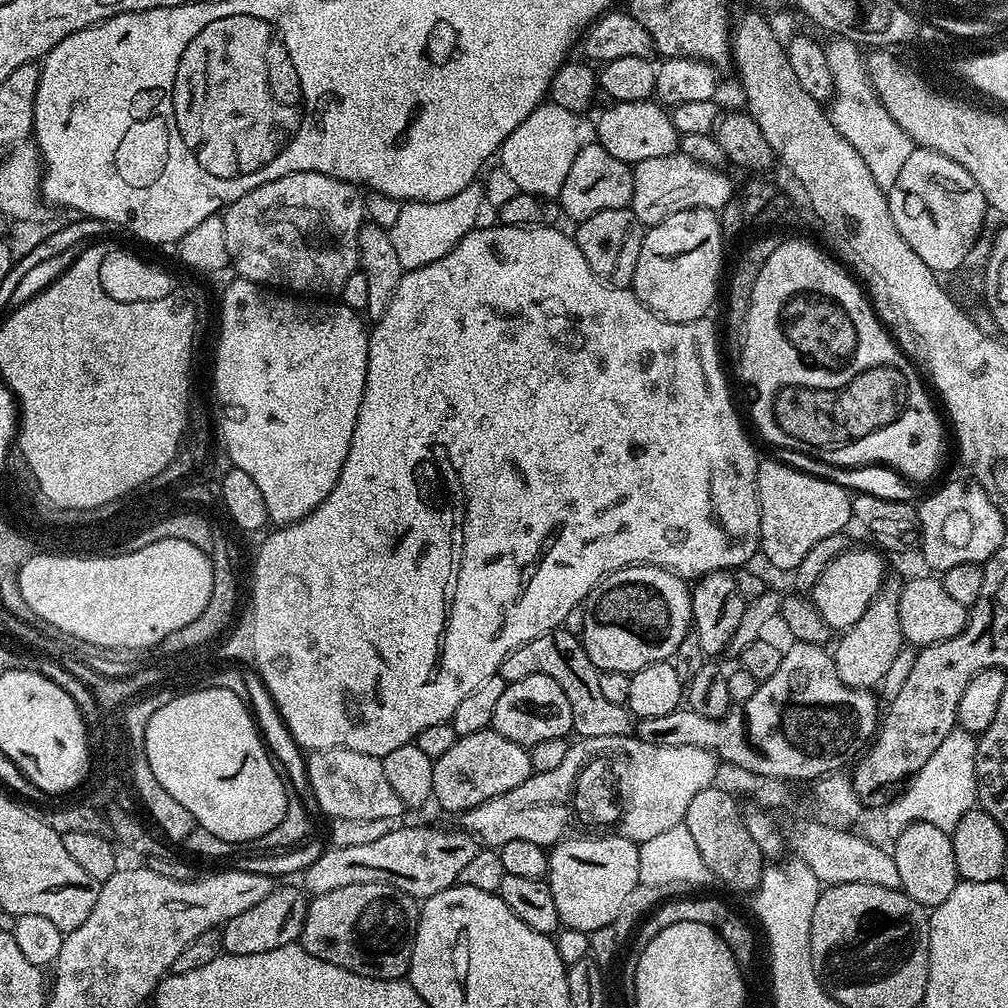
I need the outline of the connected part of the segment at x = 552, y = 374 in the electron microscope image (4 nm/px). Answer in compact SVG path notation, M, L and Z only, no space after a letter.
M497 223L497 224L496 224L496 225L495 225L495 227L496 227L496 228L483 228L483 226L477 226L477 227L475 227L475 228L473 228L473 229L472 229L472 231L470 231L470 232L468 232L468 233L467 233L467 234L466 234L466 238L462 238L462 242L458 242L458 246L454 246L454 250L450 250L450 254L446 254L446 255L445 255L445 256L443 256L443 258L442 258L442 259L441 259L441 260L439 260L439 261L438 261L438 262L430 262L430 263L429 263L429 264L427 264L427 265L426 265L426 266L422 266L422 267L421 267L421 268L410 268L410 269L407 269L407 271L405 271L405 273L404 273L404 276L403 276L403 277L402 277L402 278L401 278L401 280L400 280L400 281L399 281L399 282L398 282L398 290L394 290L394 298L390 298L390 306L386 306L386 310L385 310L385 311L384 311L384 312L383 312L383 314L381 314L381 315L380 315L380 317L378 317L378 319L377 319L377 320L376 320L376 321L375 321L375 323L373 323L373 324L376 324L376 325L374 325L374 326L373 326L373 328L372 328L372 325L371 325L371 328L370 328L370 331L369 331L369 332L368 332L368 333L367 333L367 338L368 338L368 365L367 365L367 366L366 366L366 382L365 382L365 383L364 383L364 397L363 397L363 398L362 398L362 406L361 406L361 407L360 407L360 409L359 409L359 410L358 410L358 422L357 422L357 423L356 423L356 425L355 425L355 426L354 426L354 438L350 438L350 450L349 450L349 451L348 451L348 453L347 453L347 454L346 454L346 462L345 462L345 463L344 463L344 465L343 465L343 466L342 466L342 470L341 470L341 471L340 471L340 477L339 477L339 478L338 478L338 482L337 482L337 483L336 483L336 485L335 485L335 486L334 486L334 490L330 490L330 494L329 494L329 495L328 495L328 496L327 496L327 498L325 498L325 500L324 500L324 501L323 501L323 502L322 502L322 503L320 503L320 504L319 504L319 506L317 506L317 508L315 508L315 510L313 510L313 512L312 512L312 513L311 513L311 514L309 514L309 515L308 515L308 516L307 516L307 517L306 517L306 518L302 518L302 519L301 519L301 520L299 520L299 521L298 521L298 522L294 522L294 523L293 523L293 524L289 524L289 525L287 525L287 526L280 526L280 527L277 527L277 528L276 528L276 529L275 529L275 530L272 530L272 531L276 531L276 532L272 532L272 533L270 533L270 534L269 534L269 536L268 536L268 537L266 537L266 538L265 538L265 540L264 540L264 541L262 541L262 542L261 542L261 544L260 544L260 553L258 553L258 554L257 554L257 556L256 556L256 565L254 565L254 566L253 566L253 568L252 568L252 598L250 598L250 604L251 604L251 606L252 606L252 607L253 607L253 608L254 608L254 614L253 614L253 615L252 615L252 616L251 616L251 618L250 618L250 637L251 637L251 636L252 636L252 646L251 646L251 645L250 645L250 660L253 660L253 662L254 662L254 663L256 663L256 665L254 665L254 668L255 668L255 671L256 671L256 672L257 672L257 673L258 673L258 675L259 675L259 676L260 676L260 677L261 677L261 679L263 679L263 680L264 680L264 684L265 684L265 685L266 685L266 687L268 687L268 690L269 690L269 693L270 693L270 694L271 694L271 696L272 696L272 698L273 698L273 702L274 702L274 703L276 703L276 706L277 706L277 710L279 710L279 711L280 711L280 714L281 714L281 717L282 717L282 718L283 718L283 719L284 719L284 722L285 722L285 725L286 725L286 727L288 727L288 728L289 728L289 732L290 732L290 734L292 734L292 735L293 735L293 738L294 738L294 739L295 739L295 740L296 740L296 741L297 741L297 743L298 743L298 744L299 744L299 745L300 745L300 747L301 747L301 748L302 748L302 749L304 749L304 750L315 750L315 749L318 749L318 748L349 748L349 749L350 749L350 750L358 750L358 754L370 754L370 755L371 755L371 756L378 756L378 757L381 757L381 758L383 758L383 757L384 757L384 756L385 756L385 755L386 755L386 754L390 754L390 750L398 750L398 746L406 746L406 745L407 745L407 744L410 744L410 743L413 743L413 741L415 741L415 739L416 739L416 736L417 736L417 735L418 735L418 734L422 734L422 730L426 730L426 726L438 726L438 725L439 725L439 724L447 724L447 723L449 723L449 721L451 721L451 719L452 719L452 715L453 715L453 714L454 714L454 709L456 709L456 708L457 708L457 707L458 707L458 706L459 706L459 704L461 704L461 702L462 702L462 698L466 698L466 694L470 694L470 690L475 690L475 688L476 688L476 687L477 687L477 686L479 686L479 684L481 684L481 682L482 682L482 681L484 681L484 679L485 679L485 678L490 678L490 677L491 677L491 676L495 676L495 675L497 675L497 673L499 673L499 670L500 670L500 667L501 667L501 666L502 666L502 662L503 662L503 661L504 661L504 659L505 659L505 658L507 658L507 656L508 656L508 655L510 655L510 654L511 654L511 653L512 653L512 652L513 652L513 650L515 650L515 649L516 649L516 648L521 648L521 647L522 647L522 646L523 646L523 644L525 644L525 643L526 643L526 642L530 642L530 641L531 641L531 640L533 640L533 639L534 639L534 638L538 638L538 637L539 637L539 636L541 636L541 635L542 635L542 634L546 634L546 633L547 633L547 632L554 632L554 631L557 631L557 629L559 629L559 628L560 628L560 627L561 627L561 625L563 625L563 622L564 622L564 619L565 619L565 618L566 618L566 614L570 614L570 610L574 610L574 609L575 609L575 608L579 608L579 607L581 607L581 605L583 605L583 603L584 603L584 601L585 601L585 600L587 600L587 599L588 599L588 595L589 595L589 594L590 594L590 593L592 593L592 591L593 591L593 590L594 590L594 586L595 586L595 585L596 585L596 584L597 584L597 583L598 583L598 582L599 582L599 581L600 581L600 580L602 580L602 579L604 579L604 577L605 577L605 576L609 576L609 574L610 574L610 573L611 573L611 572L617 572L617 571L618 571L618 570L622 570L622 569L623 569L623 568L627 568L627 567L628 567L628 565L629 565L629 564L653 564L653 565L654 565L654 566L658 566L658 567L659 567L659 568L664 568L664 569L666 569L666 570L667 570L667 572L673 572L673 574L675 574L675 575L676 575L676 576L682 576L682 577L685 577L685 578L699 578L699 577L701 577L701 576L705 576L705 575L706 575L706 574L710 574L710 573L711 573L711 572L726 572L726 571L729 571L729 570L740 570L740 569L743 569L743 568L744 568L744 567L745 567L745 565L747 565L747 564L744 564L744 563L746 563L746 562L747 562L747 560L748 560L748 559L750 559L750 558L751 558L751 556L752 556L752 555L754 555L754 554L755 554L755 555L757 555L757 552L758 552L758 549L759 549L759 547L760 547L760 503L759 503L759 502L758 502L758 498L757 498L757 497L756 497L756 475L757 475L757 474L758 474L758 455L757 455L757 456L756 456L756 448L755 448L755 446L754 446L754 445L752 445L752 444L751 444L751 442L750 442L750 441L748 441L748 436L747 436L747 434L746 434L746 433L744 433L744 428L743 428L743 426L742 426L742 425L740 425L740 416L739 416L739 414L738 414L738 413L736 413L736 408L735 408L735 406L734 406L734 405L732 405L732 396L731 396L731 394L730 394L730 393L728 393L728 380L727 380L727 378L726 378L726 377L724 377L724 368L723 368L723 366L722 366L722 365L720 365L720 348L719 348L719 346L718 346L718 345L716 345L716 328L715 328L715 326L714 326L714 325L712 325L712 324L711 324L711 322L710 322L710 321L711 321L711 319L708 319L708 318L705 318L705 319L703 319L703 320L695 320L695 321L694 321L694 322L686 322L686 323L685 323L685 324L675 324L675 323L674 323L674 322L670 322L670 321L669 321L669 320L664 320L664 319L662 319L662 317L660 317L660 316L657 316L657 315L656 315L656 313L655 313L655 312L652 312L652 311L650 311L650 309L649 309L649 308L647 308L647 307L646 307L646 305L645 305L645 304L644 304L644 303L642 303L642 301L640 301L640 299L638 299L638 298L637 298L637 296L636 296L636 295L635 295L635 294L634 294L634 293L632 293L632 292L631 292L631 290L629 290L629 289L628 289L628 288L610 288L610 287L608 287L608 285L607 285L607 284L603 284L603 283L602 283L602 282L601 282L601 281L600 281L600 279L598 279L598 278L597 278L597 277L596 277L596 275L595 275L595 274L594 274L594 273L593 273L593 272L592 272L592 271L591 271L591 270L590 270L590 266L586 266L586 258L582 258L582 250L578 250L578 246L577 246L577 245L576 245L576 242L575 242L575 239L573 239L573 237L572 237L572 236L571 236L571 235L569 235L569 233L568 233L568 236L567 236L567 234L566 234L566 233L564 233L564 232L559 232L559 230L558 230L558 229L559 229L559 227L556 227L556 226L541 226L541 227L538 227L538 228L515 228L515 227L514 227L514 226L510 226L510 225L509 225L509 224L501 224L501 223Z

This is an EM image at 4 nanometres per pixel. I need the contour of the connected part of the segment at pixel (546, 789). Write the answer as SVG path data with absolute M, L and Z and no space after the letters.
M635 734L606 738L586 736L569 747L566 759L554 770L533 772L522 786L514 786L514 790L463 813L462 828L475 836L483 847L497 850L506 842L515 840L534 842L545 850L551 849L569 835L571 824L580 834L621 836L640 845L684 823L686 806L690 806L694 794L713 787L716 764L717 757L698 746L650 746L650 742L642 742Z

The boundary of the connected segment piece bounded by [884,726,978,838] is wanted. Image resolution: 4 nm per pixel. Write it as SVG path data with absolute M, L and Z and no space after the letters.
M957 726L926 758L926 766L918 770L903 785L904 793L897 800L892 800L884 808L884 824L888 827L889 837L900 835L901 828L926 822L930 826L938 826L938 830L952 833L954 826L962 822L962 814L977 807L976 799L976 741L971 732Z

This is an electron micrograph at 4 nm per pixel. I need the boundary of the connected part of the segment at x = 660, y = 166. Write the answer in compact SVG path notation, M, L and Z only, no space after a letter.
M679 154L646 158L635 164L632 169L634 192L631 210L641 224L651 226L670 218L670 214L678 214L678 210L722 209L734 195L734 185L732 186L720 171L719 167L694 162L694 158L686 158Z

